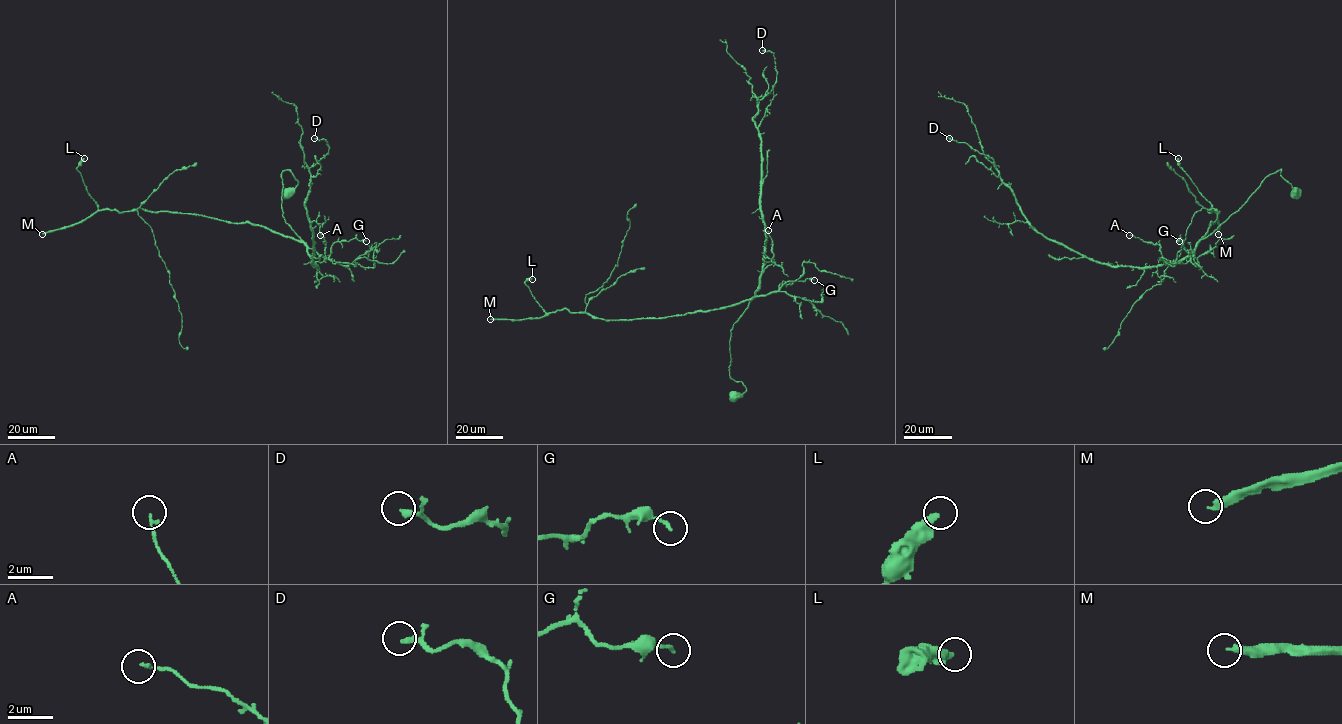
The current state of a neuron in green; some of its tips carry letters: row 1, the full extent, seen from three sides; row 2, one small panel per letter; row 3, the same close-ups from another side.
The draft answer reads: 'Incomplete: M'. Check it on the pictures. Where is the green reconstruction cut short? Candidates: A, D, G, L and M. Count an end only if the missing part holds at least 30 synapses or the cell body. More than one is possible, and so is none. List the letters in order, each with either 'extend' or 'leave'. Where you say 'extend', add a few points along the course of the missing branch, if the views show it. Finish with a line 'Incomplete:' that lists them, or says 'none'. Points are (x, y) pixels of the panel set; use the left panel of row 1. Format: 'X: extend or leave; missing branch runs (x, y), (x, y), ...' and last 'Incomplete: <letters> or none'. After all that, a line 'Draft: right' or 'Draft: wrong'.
A: leave
D: leave
G: leave
L: leave
M: extend
Incomplete: M
Draft: right

